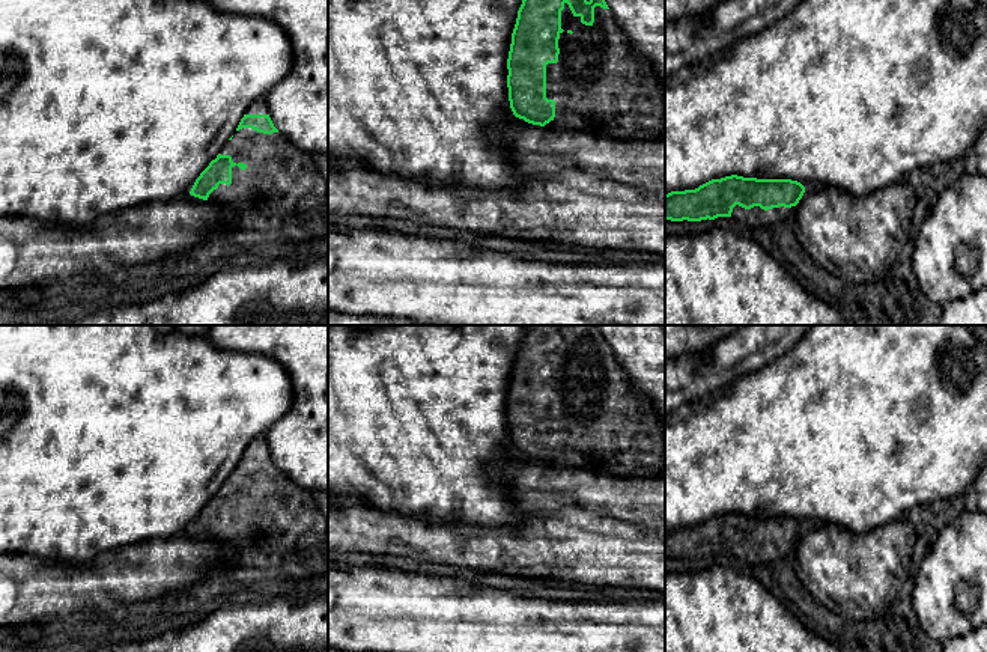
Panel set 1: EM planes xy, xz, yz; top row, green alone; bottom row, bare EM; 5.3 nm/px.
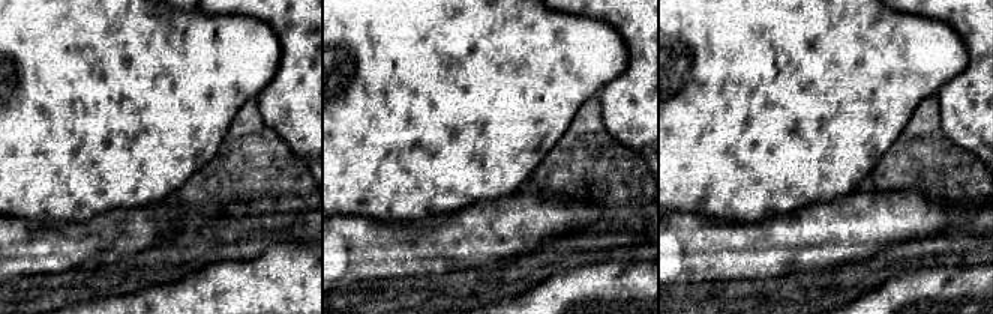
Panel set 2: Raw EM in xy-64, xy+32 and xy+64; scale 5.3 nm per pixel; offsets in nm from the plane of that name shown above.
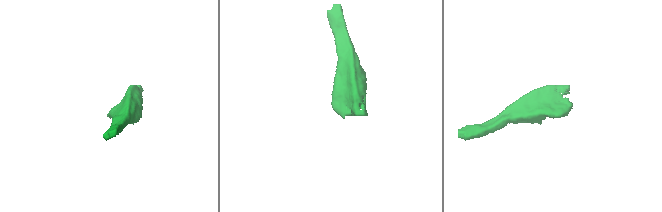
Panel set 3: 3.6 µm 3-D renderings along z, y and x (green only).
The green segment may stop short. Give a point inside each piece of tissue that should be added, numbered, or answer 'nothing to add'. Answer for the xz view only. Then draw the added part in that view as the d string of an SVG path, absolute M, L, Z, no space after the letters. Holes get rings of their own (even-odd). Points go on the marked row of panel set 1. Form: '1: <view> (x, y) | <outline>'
1: xz (601, 86) | M564 3L561 29L558 62L546 65L546 98L555 101L555 117L545 126L614 140L659 142L665 133L665 92L651 78L650 63L635 53L612 12L596 6L594 23L585 26Z

